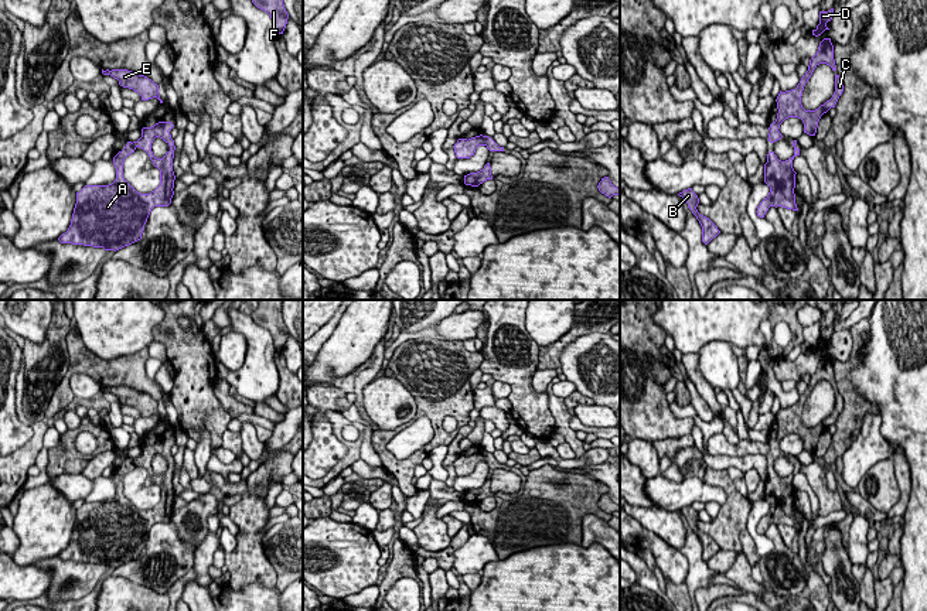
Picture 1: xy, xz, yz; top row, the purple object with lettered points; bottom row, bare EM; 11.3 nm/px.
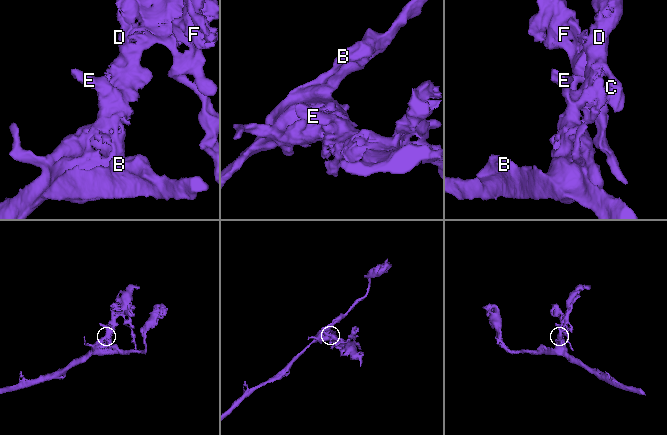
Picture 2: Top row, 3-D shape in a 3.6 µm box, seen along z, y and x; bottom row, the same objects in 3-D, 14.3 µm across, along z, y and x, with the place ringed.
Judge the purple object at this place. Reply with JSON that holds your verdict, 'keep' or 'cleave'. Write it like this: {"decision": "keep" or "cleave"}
{"decision": "keep"}

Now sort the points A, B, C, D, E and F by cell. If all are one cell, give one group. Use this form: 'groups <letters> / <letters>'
groups A B C D E F

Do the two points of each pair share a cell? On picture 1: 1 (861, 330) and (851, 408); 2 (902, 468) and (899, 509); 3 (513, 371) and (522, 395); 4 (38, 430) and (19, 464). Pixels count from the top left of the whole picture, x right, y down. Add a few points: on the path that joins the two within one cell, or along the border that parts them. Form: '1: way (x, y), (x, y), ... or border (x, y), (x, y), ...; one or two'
1: way (855, 350), (855, 358), (844, 369), (845, 388); one
2: way (903, 478), (903, 499); one
3: way (518, 376), (521, 389); one
4: way (37, 439), (26, 456); one

